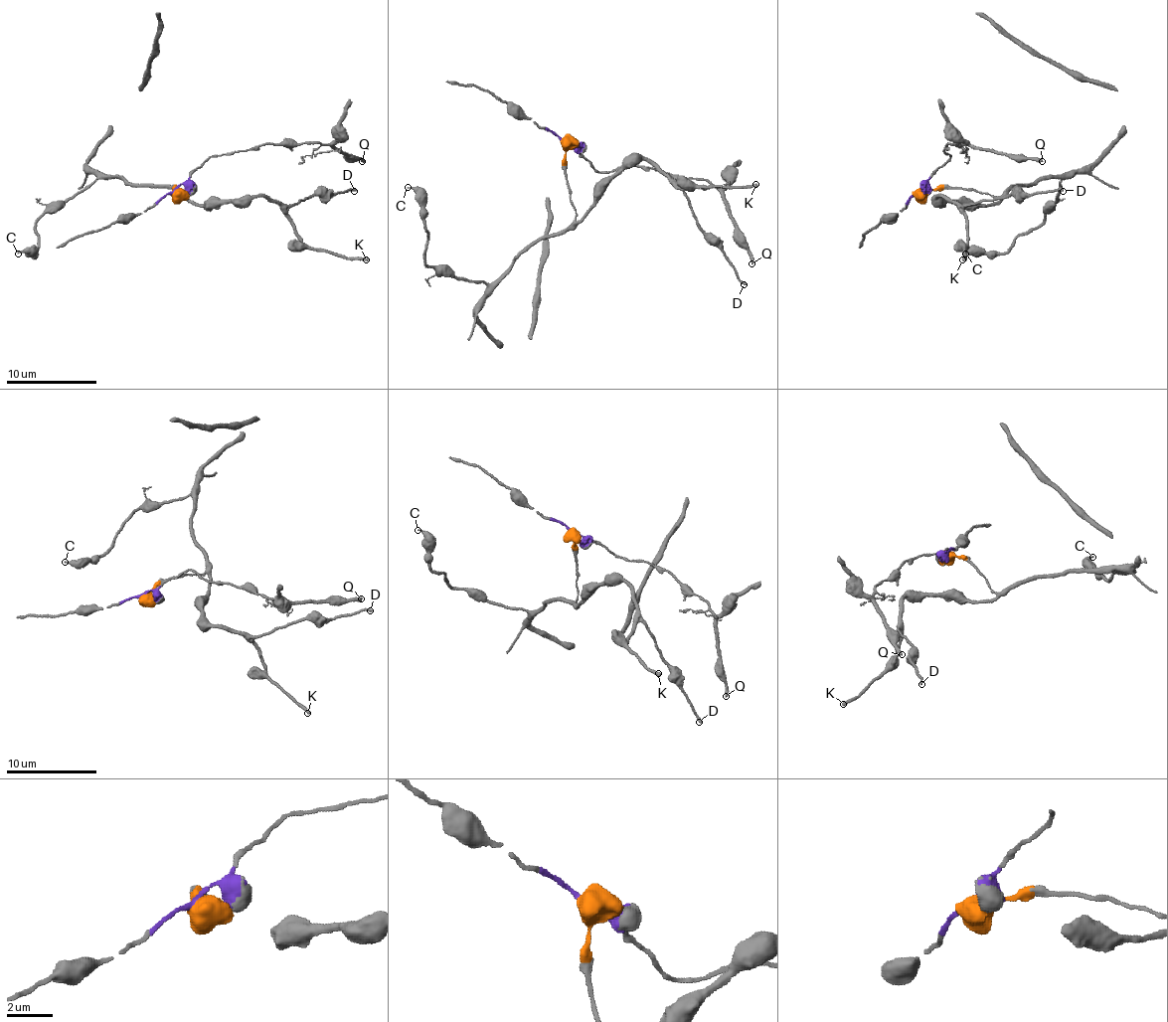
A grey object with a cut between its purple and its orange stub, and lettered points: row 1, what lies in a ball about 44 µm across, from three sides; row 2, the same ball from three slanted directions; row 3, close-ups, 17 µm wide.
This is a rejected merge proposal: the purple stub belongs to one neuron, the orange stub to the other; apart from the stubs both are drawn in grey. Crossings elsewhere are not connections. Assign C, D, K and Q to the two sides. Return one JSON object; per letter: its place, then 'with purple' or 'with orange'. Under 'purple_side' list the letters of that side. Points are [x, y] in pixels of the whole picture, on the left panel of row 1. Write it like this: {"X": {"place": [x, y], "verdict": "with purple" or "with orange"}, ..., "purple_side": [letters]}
{"C": {"place": [18, 254], "verdict": "with orange"}, "D": {"place": [354, 191], "verdict": "with orange"}, "K": {"place": [366, 259], "verdict": "with orange"}, "Q": {"place": [362, 161], "verdict": "with purple"}, "purple_side": ["Q"]}

